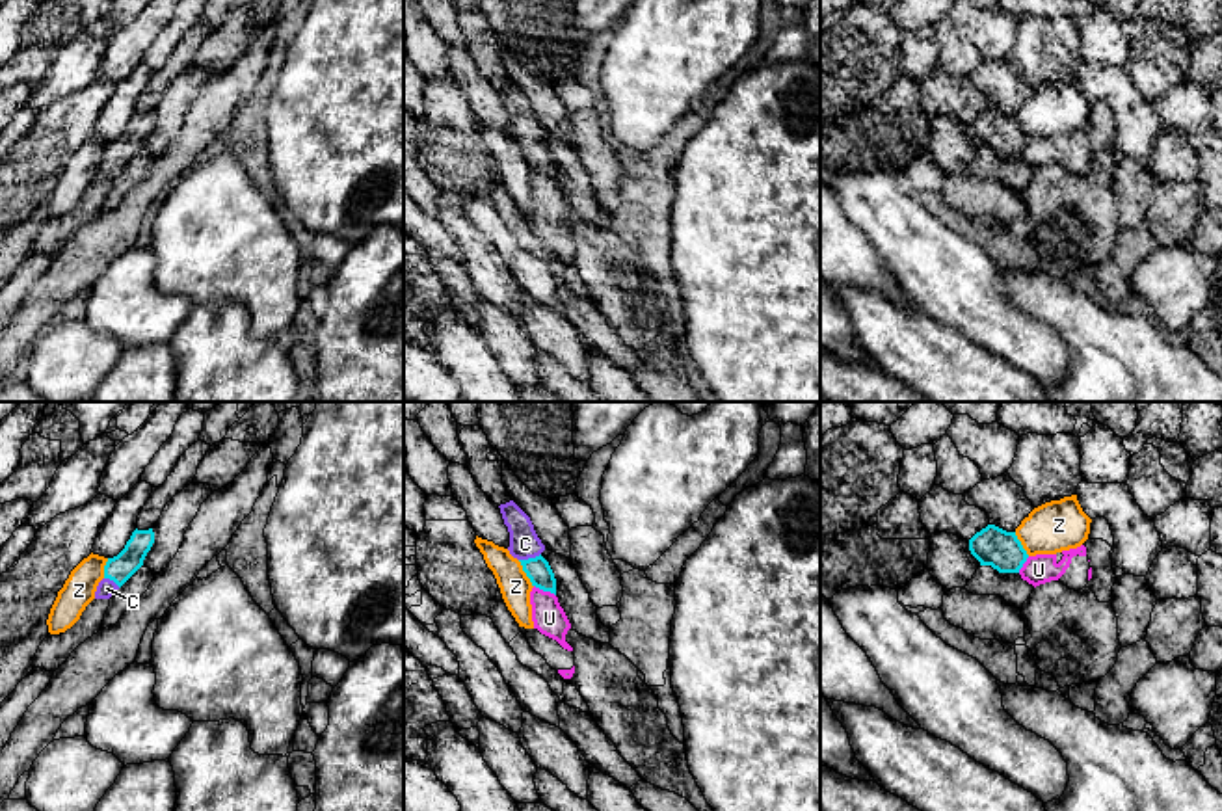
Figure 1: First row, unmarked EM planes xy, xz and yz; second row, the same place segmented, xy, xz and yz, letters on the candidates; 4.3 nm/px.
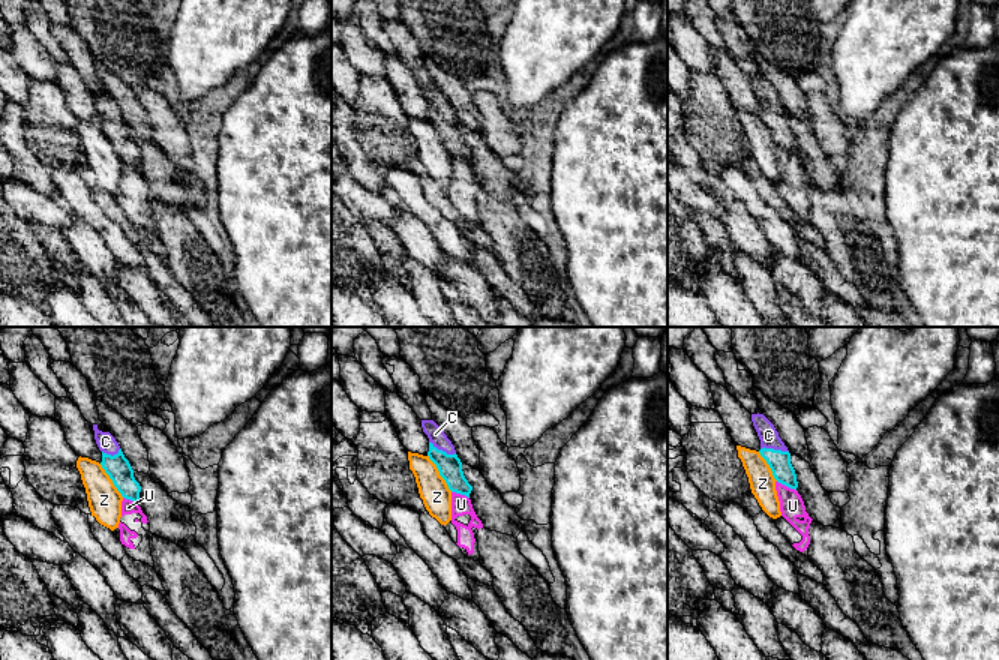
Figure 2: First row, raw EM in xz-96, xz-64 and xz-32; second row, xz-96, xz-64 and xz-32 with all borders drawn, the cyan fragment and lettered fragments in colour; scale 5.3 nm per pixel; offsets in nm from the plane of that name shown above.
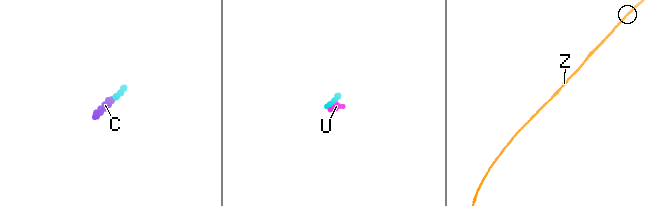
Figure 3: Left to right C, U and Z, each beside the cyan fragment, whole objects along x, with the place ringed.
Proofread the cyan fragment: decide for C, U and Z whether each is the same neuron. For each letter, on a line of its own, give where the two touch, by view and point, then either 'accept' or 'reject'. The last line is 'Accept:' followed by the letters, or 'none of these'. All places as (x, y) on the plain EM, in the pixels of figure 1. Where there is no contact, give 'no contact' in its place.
C: xz (529, 142) | accept
U: xz (545, 173) | reject
Z: xz (525, 155) | reject
Accept: C

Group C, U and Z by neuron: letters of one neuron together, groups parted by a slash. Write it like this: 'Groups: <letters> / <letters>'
Groups: C / U / Z

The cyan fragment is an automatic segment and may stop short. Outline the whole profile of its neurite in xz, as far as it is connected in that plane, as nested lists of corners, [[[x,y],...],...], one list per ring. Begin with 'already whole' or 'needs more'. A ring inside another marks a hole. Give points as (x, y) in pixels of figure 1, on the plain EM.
needs more; [[[513,84],[498,91],[510,115],[510,138],[521,145],[532,169],[556,179],[556,162],[549,145],[541,140],[545,128],[538,121],[530,100]]]

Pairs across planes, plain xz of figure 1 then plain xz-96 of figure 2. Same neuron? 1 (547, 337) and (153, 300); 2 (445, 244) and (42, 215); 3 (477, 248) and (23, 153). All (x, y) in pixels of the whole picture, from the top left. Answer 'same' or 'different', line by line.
1: same
2: same
3: different

